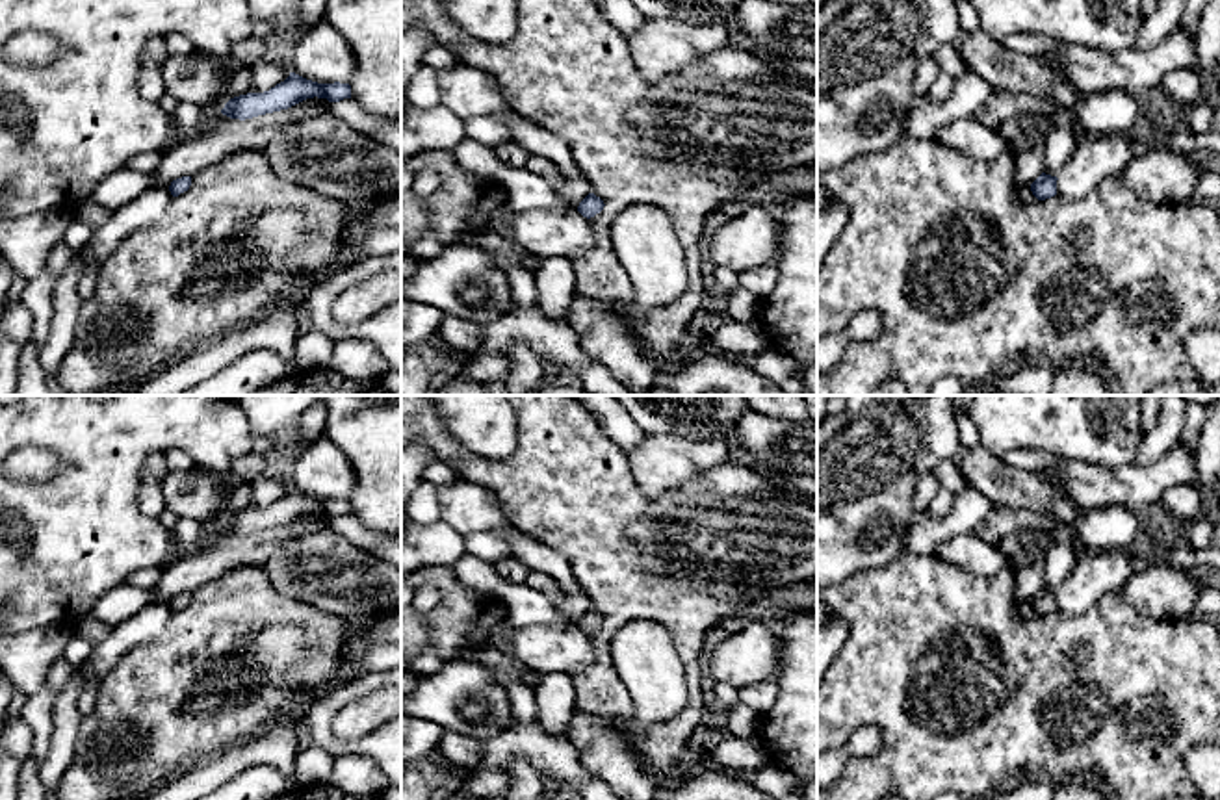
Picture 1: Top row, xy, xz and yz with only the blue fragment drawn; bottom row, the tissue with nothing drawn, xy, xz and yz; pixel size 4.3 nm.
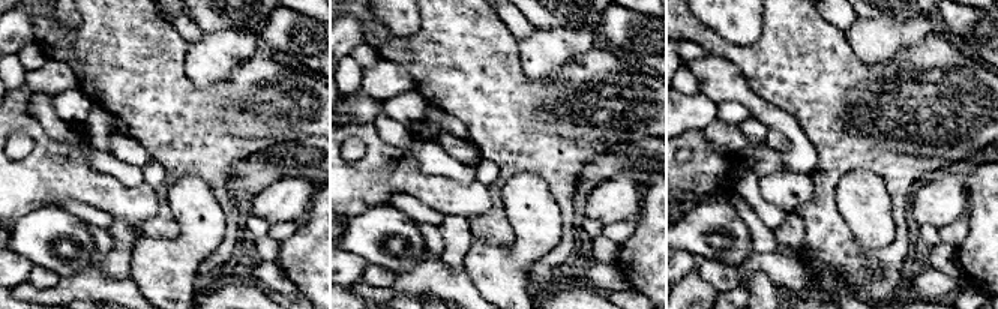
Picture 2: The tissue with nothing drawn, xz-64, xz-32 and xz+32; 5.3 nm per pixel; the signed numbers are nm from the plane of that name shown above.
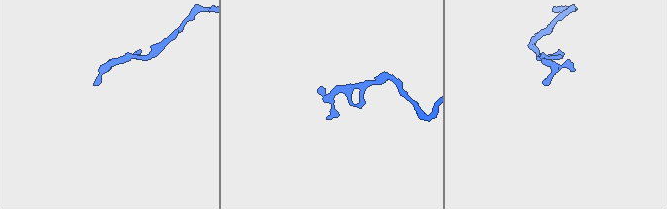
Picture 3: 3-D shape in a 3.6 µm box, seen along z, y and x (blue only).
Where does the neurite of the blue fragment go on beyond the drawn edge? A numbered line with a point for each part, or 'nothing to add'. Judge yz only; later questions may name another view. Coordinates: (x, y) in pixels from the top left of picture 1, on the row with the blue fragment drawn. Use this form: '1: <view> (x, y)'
nothing to add

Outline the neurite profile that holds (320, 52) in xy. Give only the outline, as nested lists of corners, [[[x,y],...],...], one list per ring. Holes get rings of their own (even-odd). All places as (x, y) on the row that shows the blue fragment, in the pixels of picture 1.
[[[325,19],[295,32],[286,63],[292,72],[318,84],[349,84],[355,74],[351,46]]]

